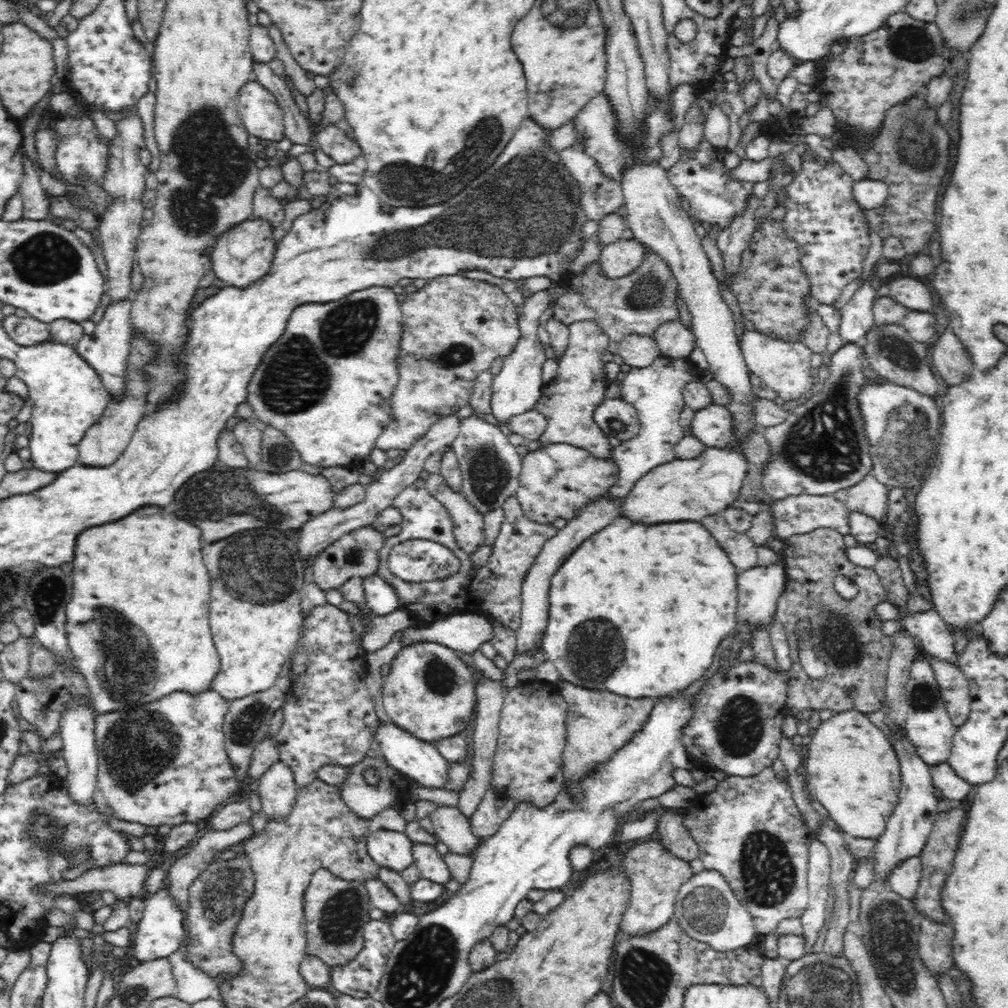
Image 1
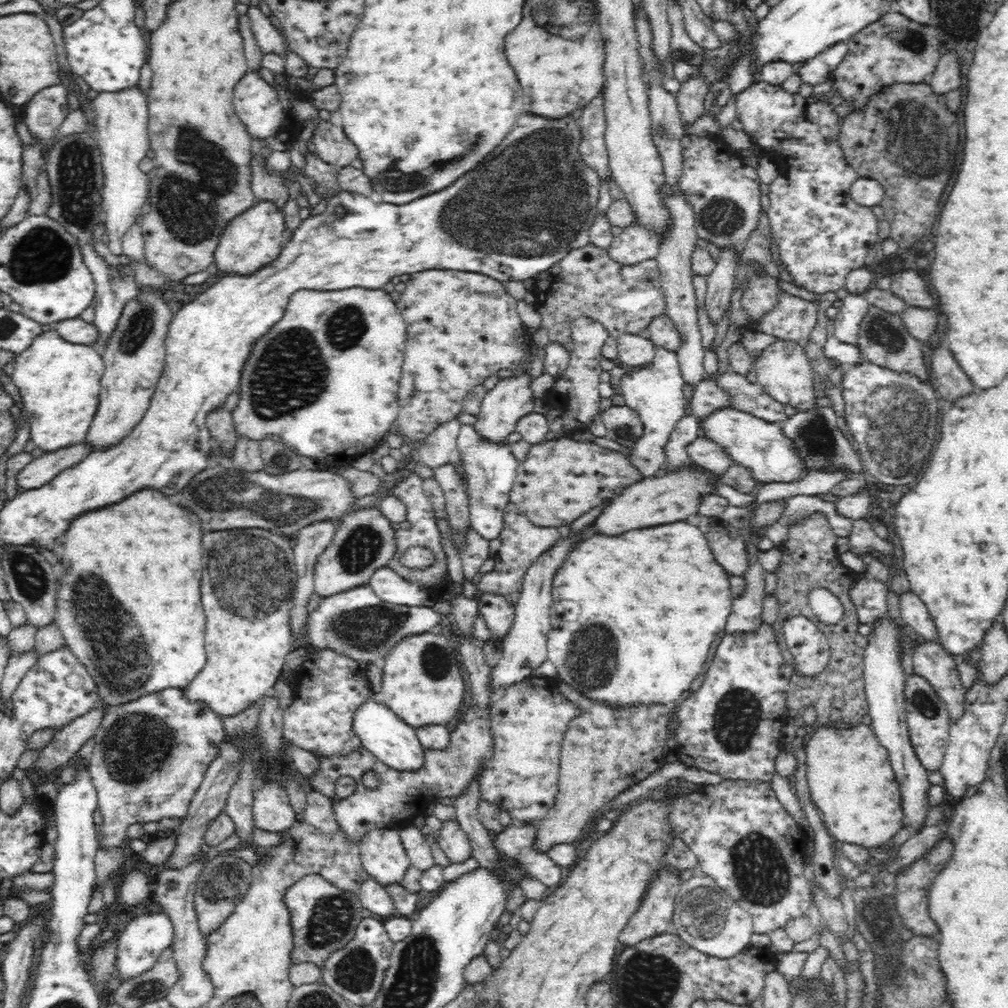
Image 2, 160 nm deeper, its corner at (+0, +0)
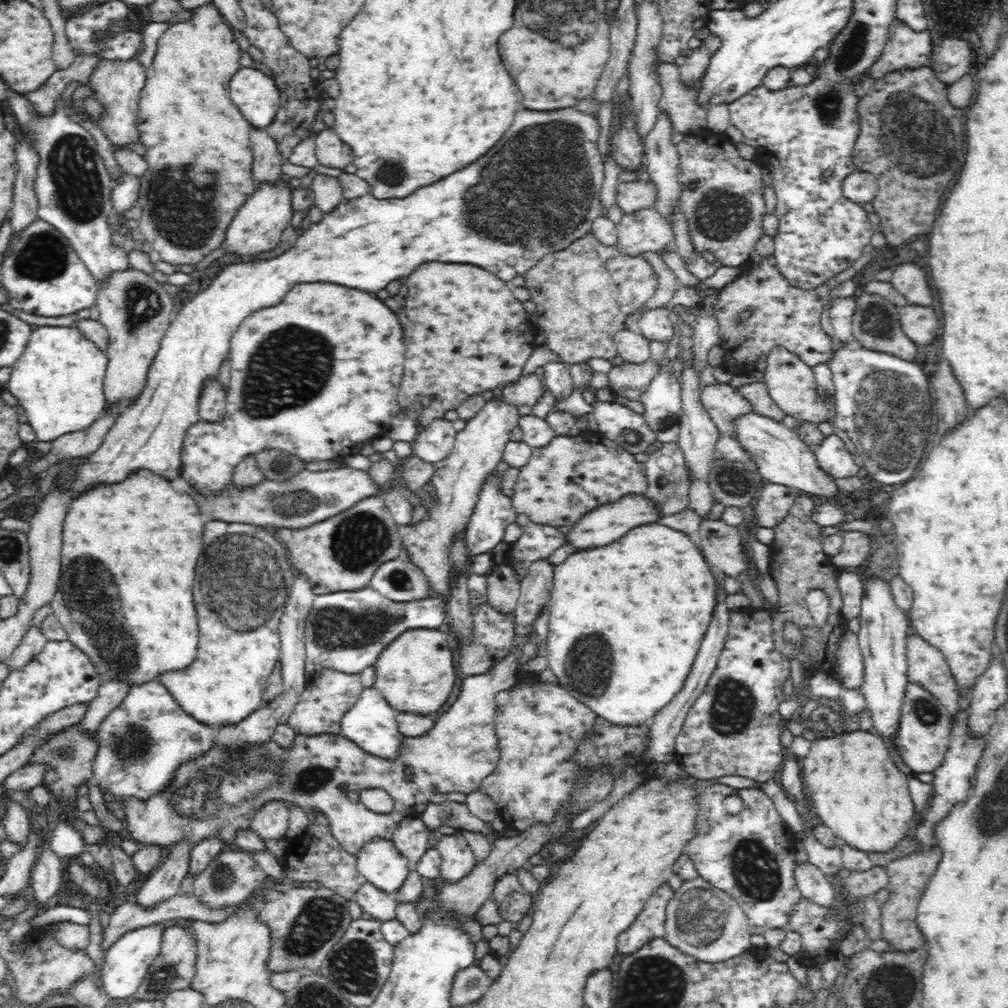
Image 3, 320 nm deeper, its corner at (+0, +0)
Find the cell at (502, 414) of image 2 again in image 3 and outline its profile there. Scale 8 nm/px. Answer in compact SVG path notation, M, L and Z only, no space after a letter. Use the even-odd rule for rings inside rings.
M492 399L476 416L466 421L463 430L455 436L455 445L450 456L434 463L434 474L431 482L431 494L435 496L427 515L415 525L400 526L400 536L403 548L408 551L408 557L416 567L420 568L432 592L439 597L448 598L452 592L450 573L450 544L468 526L474 506L478 502L478 494L482 490L488 474L503 460L505 446L510 442L510 432L518 426L518 406L506 404L505 400Z

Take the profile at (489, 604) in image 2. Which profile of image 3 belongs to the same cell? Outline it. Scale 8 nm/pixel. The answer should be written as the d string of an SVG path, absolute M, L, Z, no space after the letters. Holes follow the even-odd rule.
M501 563L487 579L487 602L501 614L512 614L521 594L521 578L512 566Z

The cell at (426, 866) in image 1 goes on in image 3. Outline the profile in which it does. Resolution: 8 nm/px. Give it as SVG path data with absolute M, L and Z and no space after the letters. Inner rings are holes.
M403 817L391 840L409 860L411 867L416 866L429 847L427 828L422 819L415 817Z

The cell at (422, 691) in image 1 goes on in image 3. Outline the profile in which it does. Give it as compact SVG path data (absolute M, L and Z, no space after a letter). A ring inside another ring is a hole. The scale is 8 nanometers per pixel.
M418 628L394 639L373 664L376 682L373 688L393 709L436 717L444 708L456 682L457 659L451 636L445 632Z

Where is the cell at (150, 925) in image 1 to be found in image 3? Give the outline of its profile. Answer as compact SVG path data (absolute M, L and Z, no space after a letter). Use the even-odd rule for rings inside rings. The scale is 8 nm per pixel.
M152 924L144 926L144 928L130 930L116 942L113 942L108 950L105 950L104 965L101 968L101 981L103 990L108 996L129 1000L129 997L138 990L148 974L150 964L154 962L160 952L162 933L165 928L158 924Z

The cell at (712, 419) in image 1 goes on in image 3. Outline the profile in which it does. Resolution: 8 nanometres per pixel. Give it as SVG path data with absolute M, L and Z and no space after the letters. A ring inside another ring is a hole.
M754 412L738 416L734 418L733 436L750 454L750 460L756 463L756 470L766 483L783 484L818 498L838 496L838 486L832 476L818 466L813 449L802 442L796 429L786 427L782 421Z

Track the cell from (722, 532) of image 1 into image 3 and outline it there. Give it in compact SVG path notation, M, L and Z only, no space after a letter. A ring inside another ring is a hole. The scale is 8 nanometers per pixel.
M721 518L706 519L696 532L688 535L721 576L738 578L747 570L741 531L741 527L730 526Z

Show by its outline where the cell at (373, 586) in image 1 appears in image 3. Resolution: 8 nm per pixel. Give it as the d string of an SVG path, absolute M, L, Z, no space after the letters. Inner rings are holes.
M392 560L382 564L369 584L376 595L393 601L412 601L431 597L424 572L412 562Z

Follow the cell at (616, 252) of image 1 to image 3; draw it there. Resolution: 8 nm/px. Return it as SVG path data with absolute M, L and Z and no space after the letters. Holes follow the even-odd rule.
M653 208L624 215L617 224L616 248L632 258L643 252L658 252L673 242L673 226Z

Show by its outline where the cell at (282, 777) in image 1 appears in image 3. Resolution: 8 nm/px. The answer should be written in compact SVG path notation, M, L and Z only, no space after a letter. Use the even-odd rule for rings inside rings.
M270 800L254 812L251 828L262 840L286 838L289 828L289 806L281 800Z

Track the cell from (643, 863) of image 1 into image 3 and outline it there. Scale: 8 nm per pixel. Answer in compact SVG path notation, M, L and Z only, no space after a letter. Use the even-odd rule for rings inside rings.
M668 883L659 886L646 902L636 920L617 938L617 952L628 955L640 950L647 942L663 938L665 933L666 907L674 896Z

